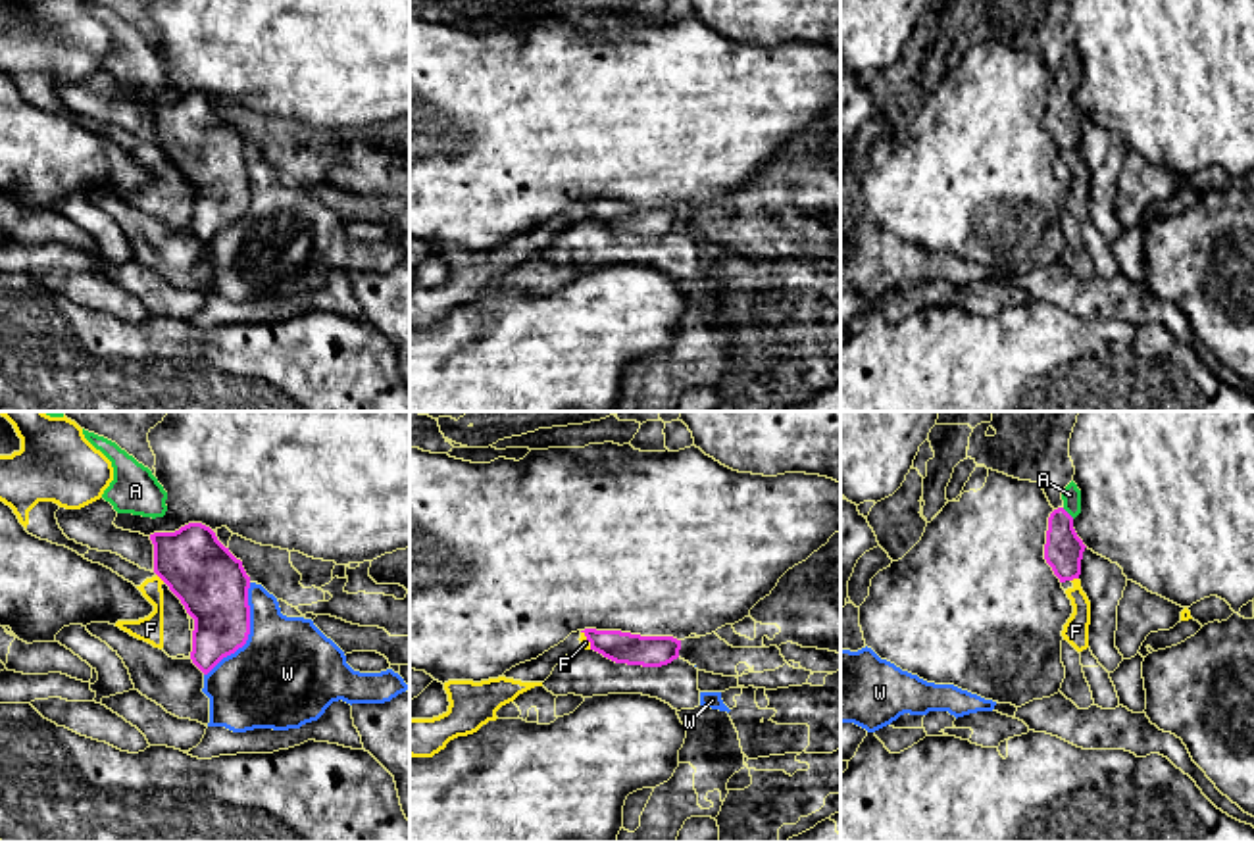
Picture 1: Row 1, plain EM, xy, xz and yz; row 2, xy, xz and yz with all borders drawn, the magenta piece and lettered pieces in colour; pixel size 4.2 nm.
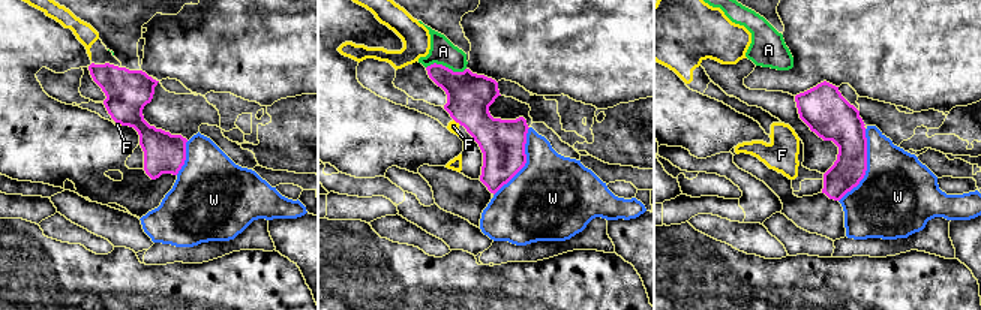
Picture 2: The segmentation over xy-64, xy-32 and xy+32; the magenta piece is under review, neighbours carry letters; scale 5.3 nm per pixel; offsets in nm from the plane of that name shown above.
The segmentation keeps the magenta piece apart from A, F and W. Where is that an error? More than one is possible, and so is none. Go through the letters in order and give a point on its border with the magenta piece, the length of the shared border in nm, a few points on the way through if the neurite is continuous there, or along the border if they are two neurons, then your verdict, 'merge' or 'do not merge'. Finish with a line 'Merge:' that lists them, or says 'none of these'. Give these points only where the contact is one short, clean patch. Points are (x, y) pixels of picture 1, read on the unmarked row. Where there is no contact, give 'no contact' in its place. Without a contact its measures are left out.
A: yz (1066, 81) | 70 nm | across yz (1064, 120), (1066, 81), (1070, 64) | merge
F: xy (160, 147) | 50 nm | along xy (156, 143), (164, 150) | do not merge
W: xy (249, 202) | 440 nm | do not merge
Merge: A

